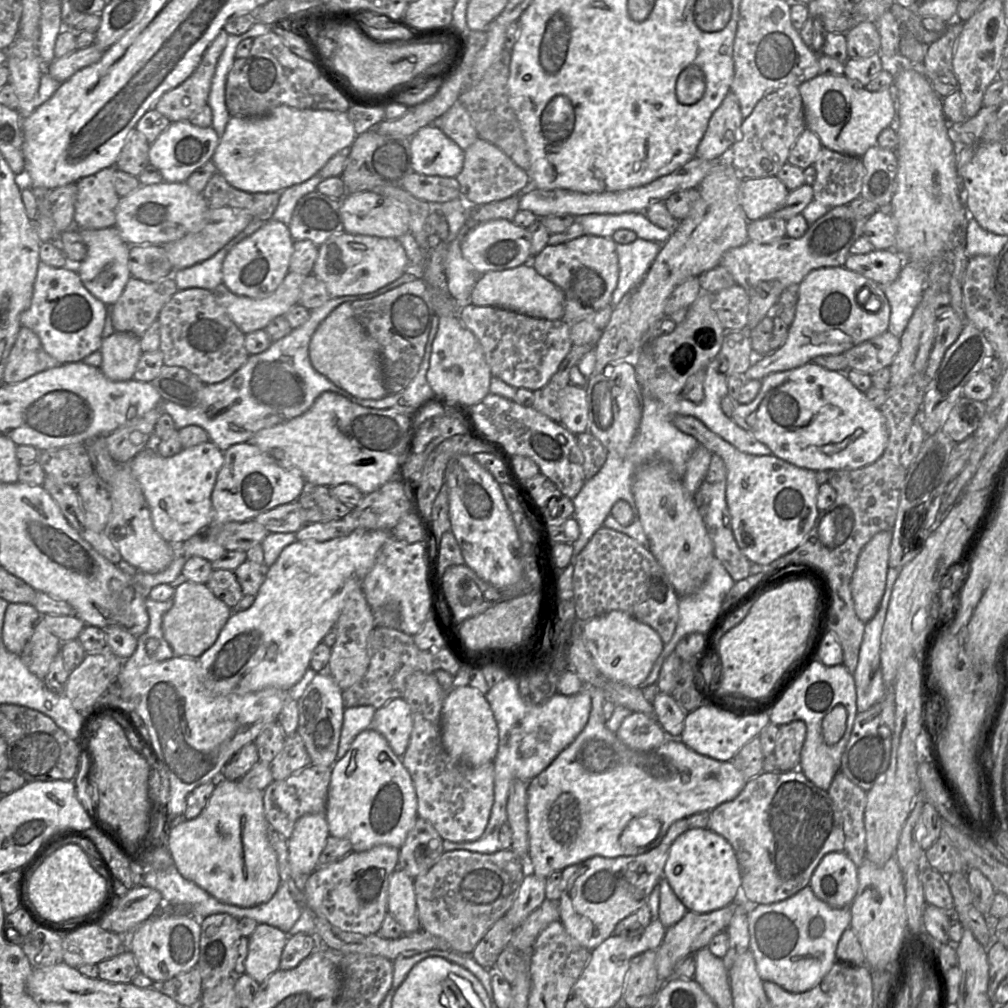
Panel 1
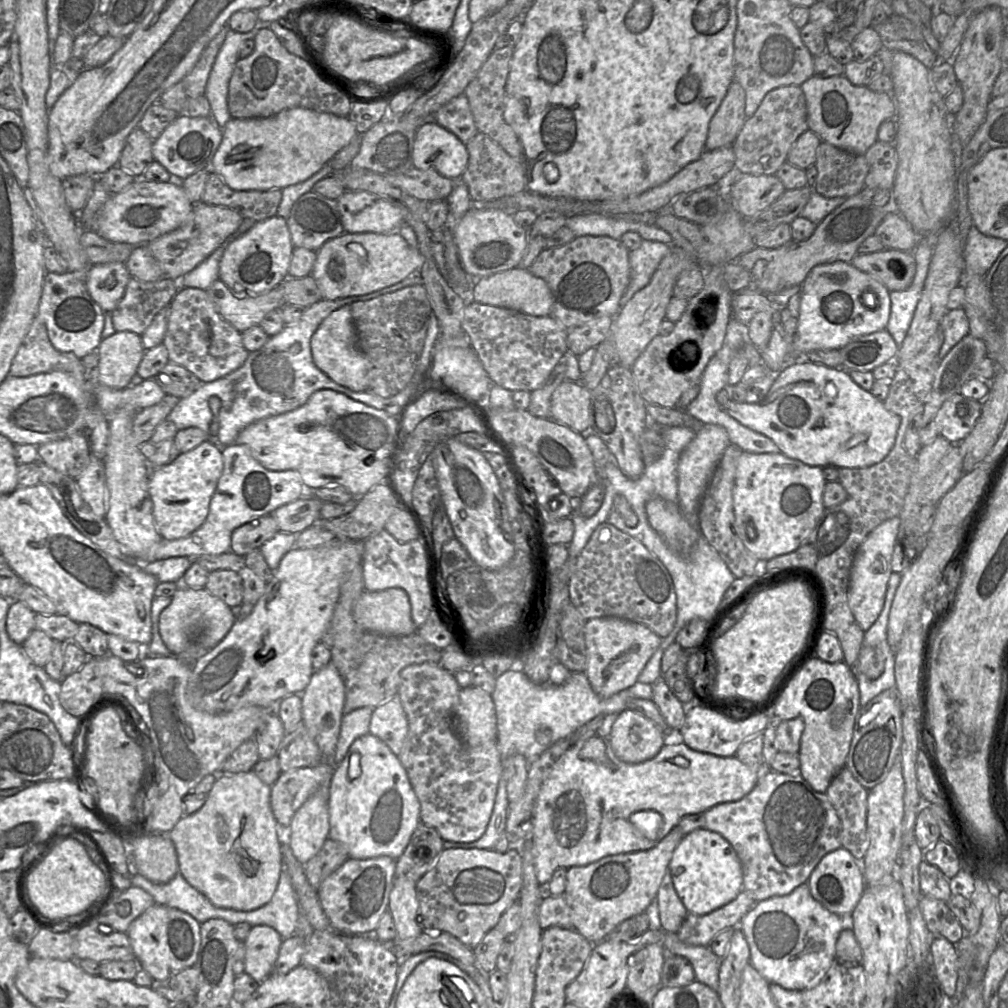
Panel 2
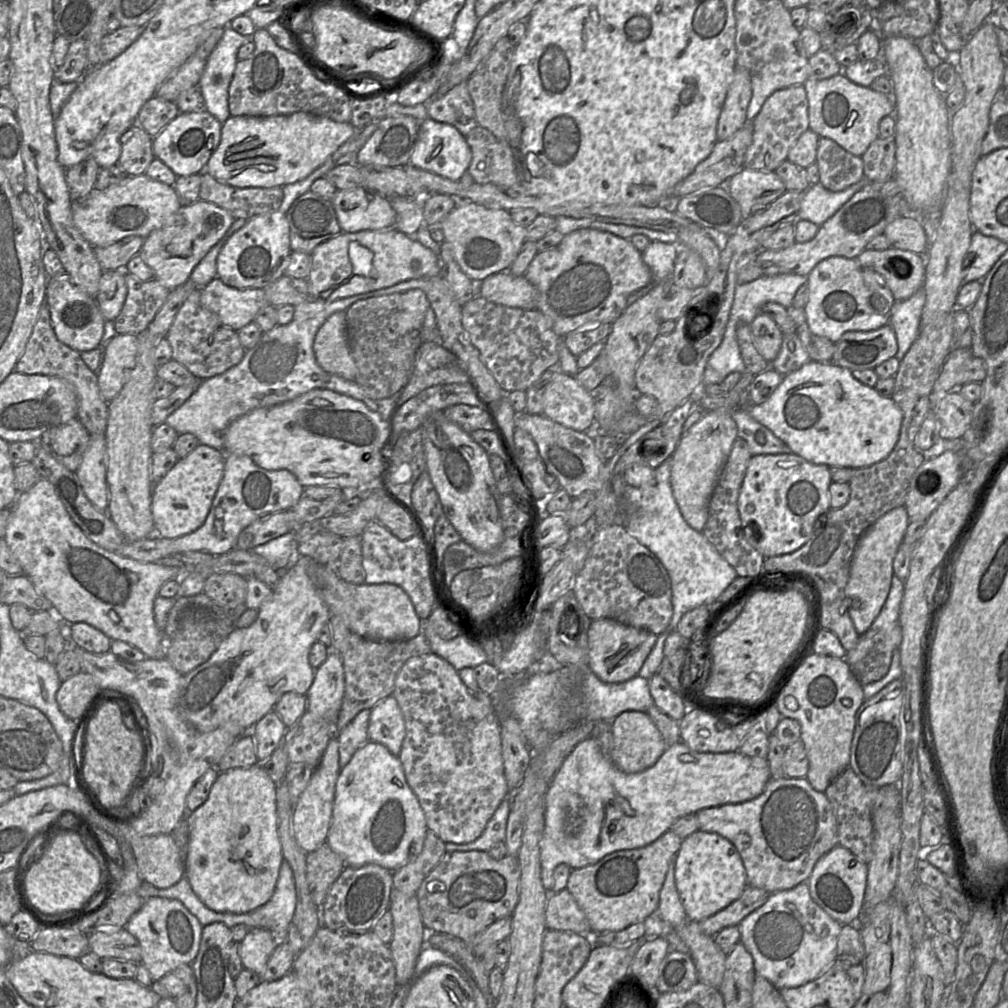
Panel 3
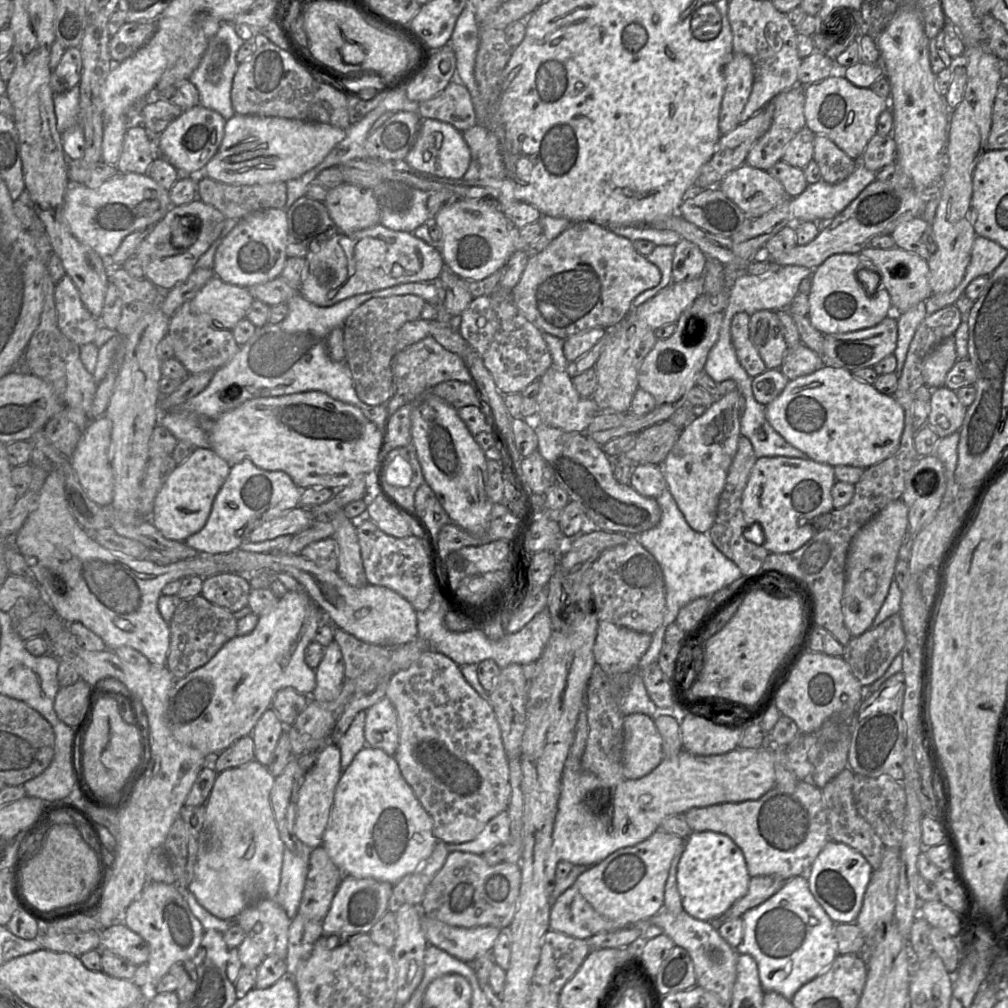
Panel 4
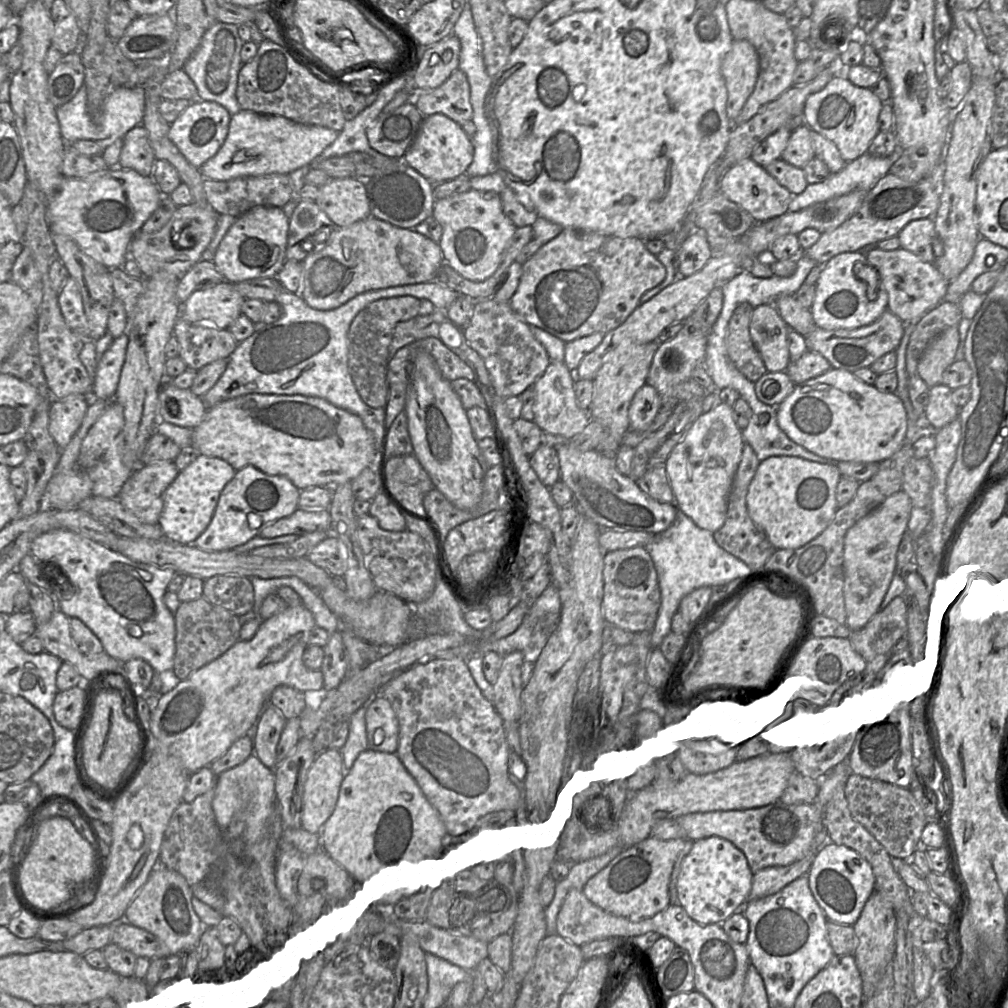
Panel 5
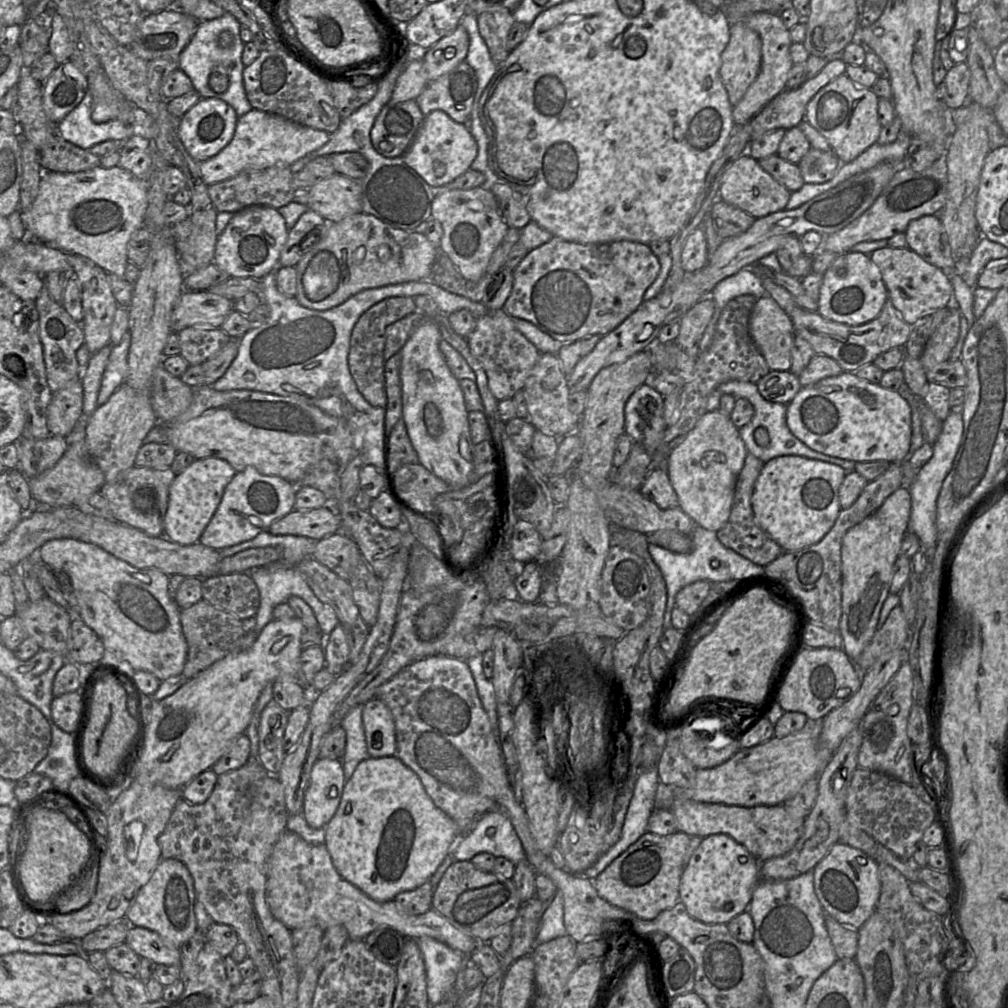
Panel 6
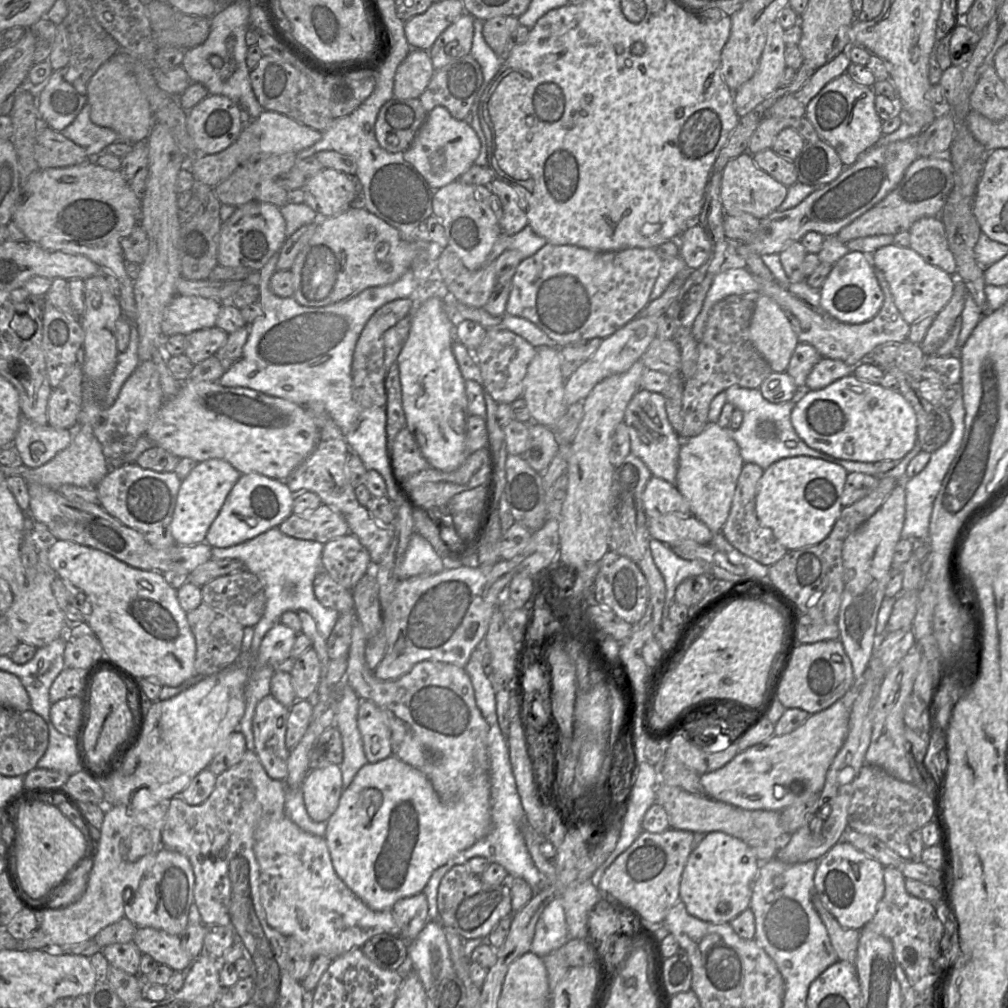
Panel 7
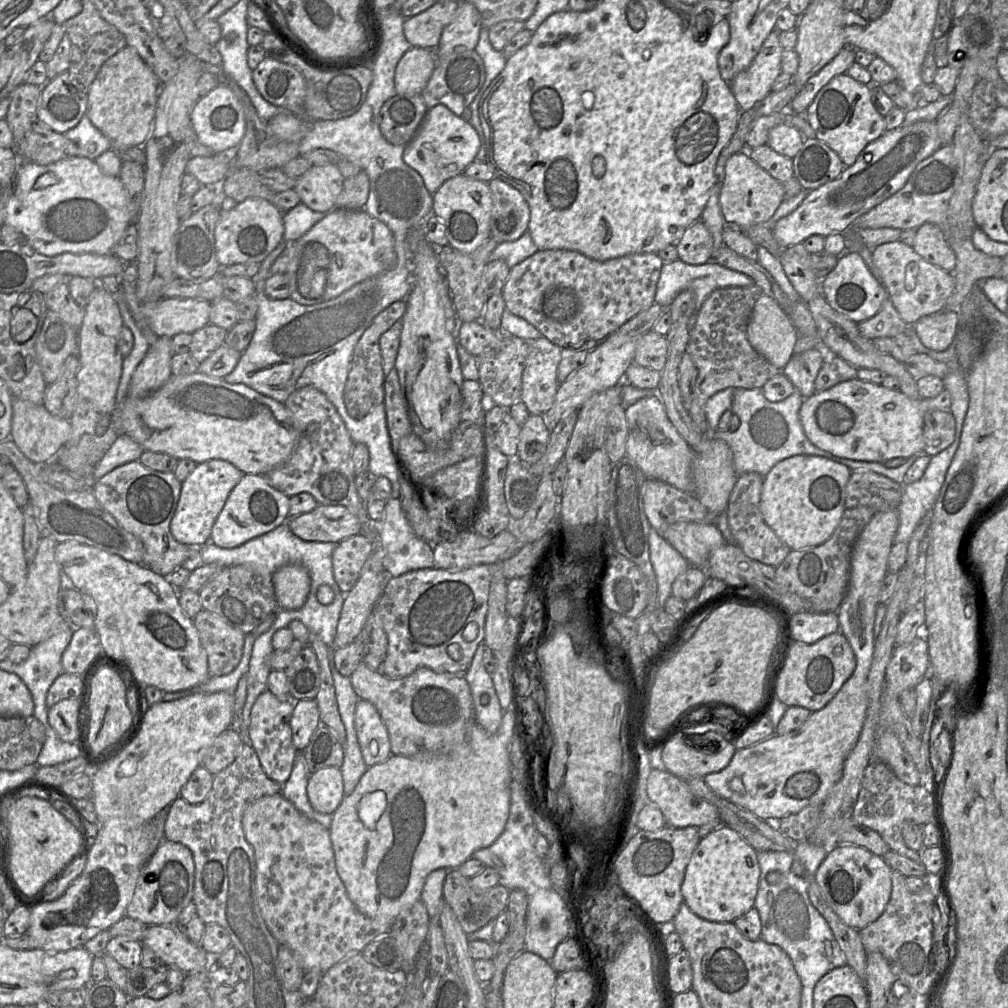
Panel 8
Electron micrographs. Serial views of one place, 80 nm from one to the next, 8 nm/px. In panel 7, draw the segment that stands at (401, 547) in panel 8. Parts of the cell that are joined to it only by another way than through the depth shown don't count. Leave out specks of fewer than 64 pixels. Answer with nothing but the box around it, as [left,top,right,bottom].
[398,532,444,580]

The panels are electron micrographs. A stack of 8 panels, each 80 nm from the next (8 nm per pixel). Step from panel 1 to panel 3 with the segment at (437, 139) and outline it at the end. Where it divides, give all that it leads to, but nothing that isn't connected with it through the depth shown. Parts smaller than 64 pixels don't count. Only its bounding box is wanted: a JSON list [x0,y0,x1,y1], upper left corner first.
[409,118,471,181]

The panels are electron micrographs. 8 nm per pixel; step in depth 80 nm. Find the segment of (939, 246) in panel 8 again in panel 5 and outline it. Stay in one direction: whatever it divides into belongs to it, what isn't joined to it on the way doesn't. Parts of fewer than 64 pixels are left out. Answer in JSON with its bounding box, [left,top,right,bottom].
[897,218,937,263]

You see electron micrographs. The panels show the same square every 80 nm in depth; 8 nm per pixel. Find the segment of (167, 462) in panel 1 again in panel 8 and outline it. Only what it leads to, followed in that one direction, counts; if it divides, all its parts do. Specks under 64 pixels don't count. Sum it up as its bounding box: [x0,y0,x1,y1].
[170,459,243,548]

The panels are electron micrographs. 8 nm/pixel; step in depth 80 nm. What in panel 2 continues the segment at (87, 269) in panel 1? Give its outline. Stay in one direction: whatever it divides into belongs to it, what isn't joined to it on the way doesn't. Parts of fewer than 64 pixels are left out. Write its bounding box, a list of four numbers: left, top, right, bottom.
[84,263,130,314]

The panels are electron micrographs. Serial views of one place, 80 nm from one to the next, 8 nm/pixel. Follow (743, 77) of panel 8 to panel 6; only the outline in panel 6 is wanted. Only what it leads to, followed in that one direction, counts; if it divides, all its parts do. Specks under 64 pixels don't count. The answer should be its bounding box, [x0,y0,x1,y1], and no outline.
[729,12,793,125]

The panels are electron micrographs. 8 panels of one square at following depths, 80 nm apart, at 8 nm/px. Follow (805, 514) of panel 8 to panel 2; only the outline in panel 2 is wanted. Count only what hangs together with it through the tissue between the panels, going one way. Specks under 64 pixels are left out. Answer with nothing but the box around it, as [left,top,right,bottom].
[732,452,826,561]

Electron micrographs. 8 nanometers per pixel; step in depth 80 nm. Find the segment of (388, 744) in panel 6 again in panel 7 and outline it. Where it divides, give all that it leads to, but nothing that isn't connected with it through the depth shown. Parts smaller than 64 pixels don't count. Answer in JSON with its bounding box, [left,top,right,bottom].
[357,701,393,763]

